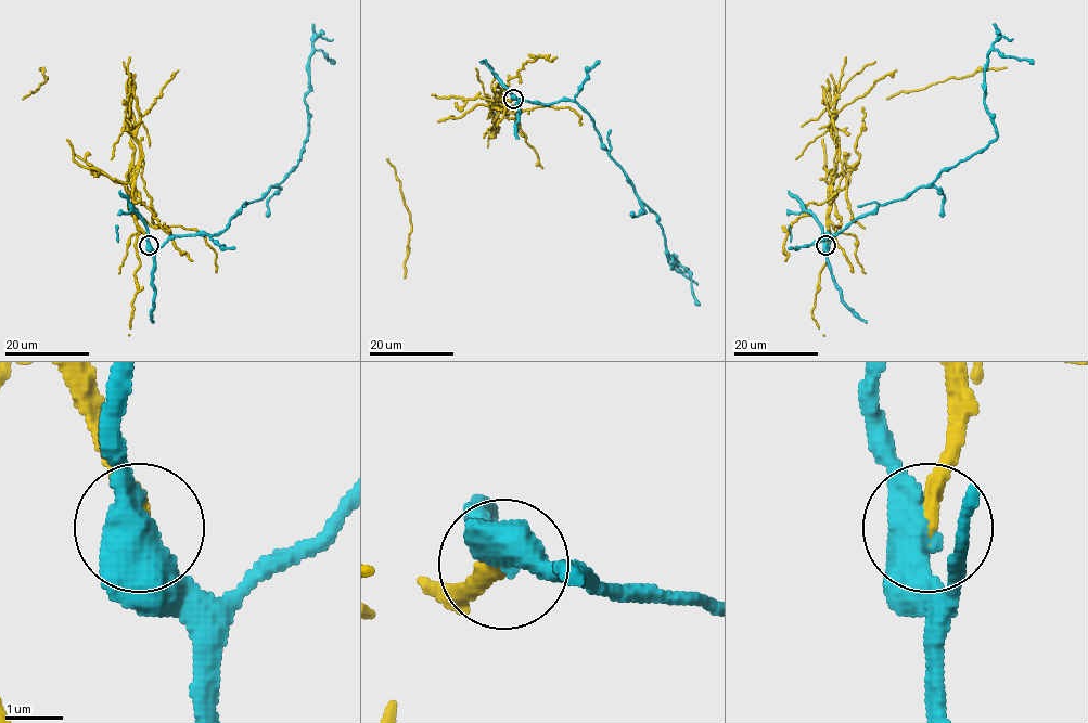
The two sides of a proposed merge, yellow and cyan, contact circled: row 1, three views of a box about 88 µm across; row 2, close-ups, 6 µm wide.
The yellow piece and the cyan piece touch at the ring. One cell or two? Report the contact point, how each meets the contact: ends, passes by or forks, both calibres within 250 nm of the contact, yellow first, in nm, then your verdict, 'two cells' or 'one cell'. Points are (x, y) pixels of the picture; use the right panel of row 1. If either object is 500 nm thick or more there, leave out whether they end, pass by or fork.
place (826, 245); calibres 300 and 550 nm; two cells

